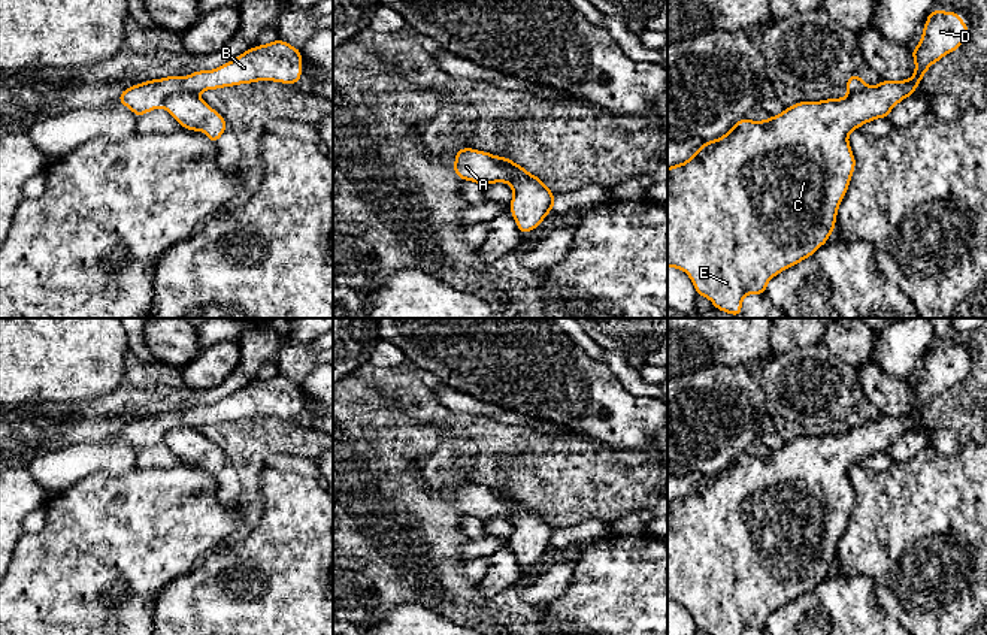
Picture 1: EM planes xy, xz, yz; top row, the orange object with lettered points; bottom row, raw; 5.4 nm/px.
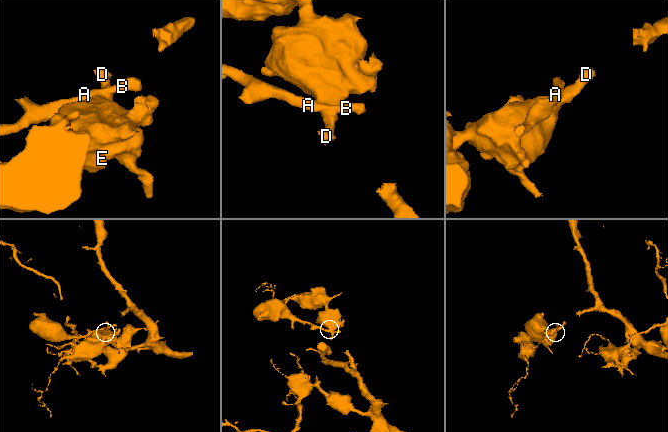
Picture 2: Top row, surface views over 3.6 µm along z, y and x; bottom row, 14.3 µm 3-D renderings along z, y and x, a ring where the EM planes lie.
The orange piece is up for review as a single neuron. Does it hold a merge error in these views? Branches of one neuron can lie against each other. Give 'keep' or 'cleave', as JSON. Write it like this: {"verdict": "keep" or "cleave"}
{"verdict": "cleave"}

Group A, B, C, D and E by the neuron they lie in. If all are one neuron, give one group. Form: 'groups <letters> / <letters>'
groups A B / C D E

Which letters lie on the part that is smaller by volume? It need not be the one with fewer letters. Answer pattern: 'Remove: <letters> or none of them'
Remove: A, B

